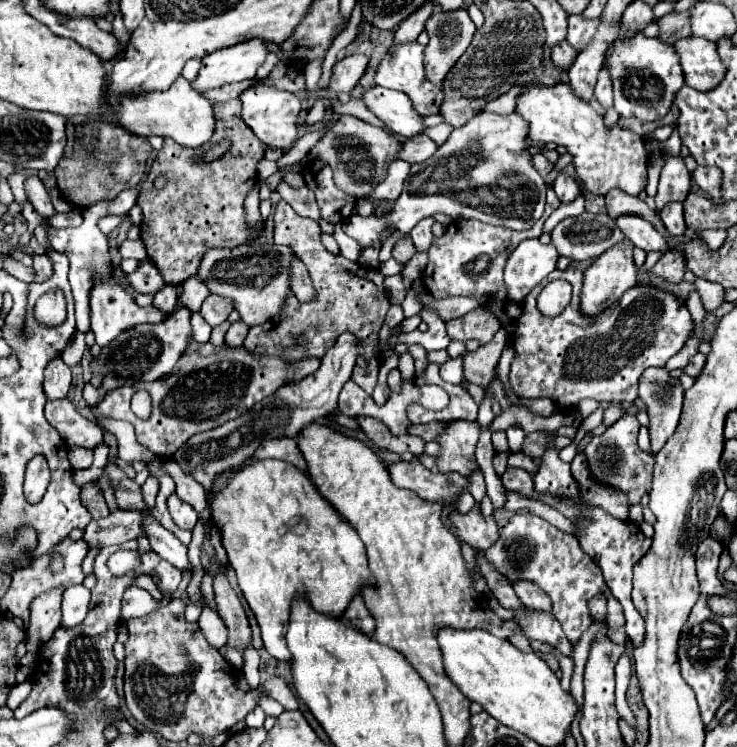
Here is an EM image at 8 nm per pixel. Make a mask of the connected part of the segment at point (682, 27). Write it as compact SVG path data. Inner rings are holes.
M668 13L666 17L658 19L658 27L660 27L658 39L670 45L686 35L692 35L688 13Z

